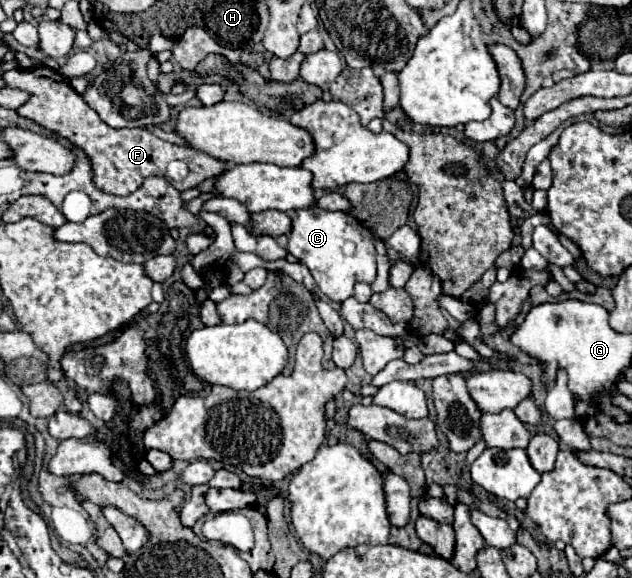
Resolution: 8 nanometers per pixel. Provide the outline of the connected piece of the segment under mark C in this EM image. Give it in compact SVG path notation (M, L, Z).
M317 206L297 210L293 216L293 230L287 244L289 254L303 262L313 274L319 292L329 300L343 302L353 294L355 282L373 282L375 280L375 246L369 228L345 212L329 212Z

